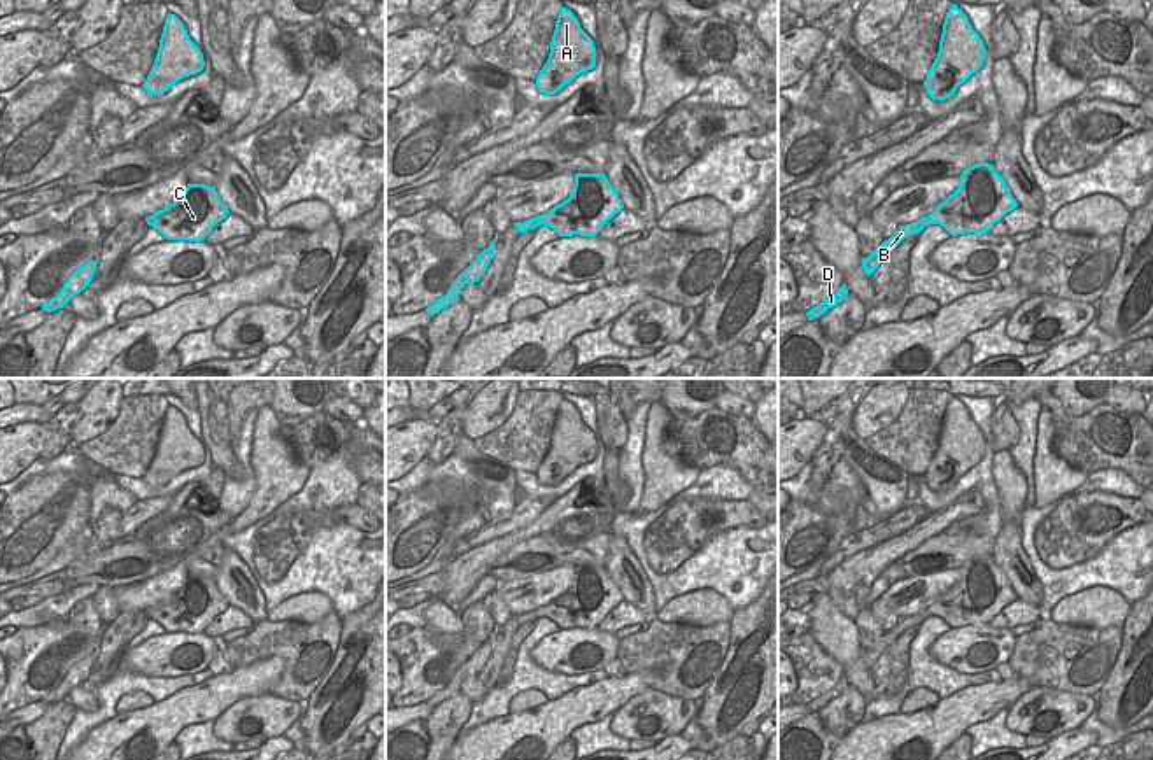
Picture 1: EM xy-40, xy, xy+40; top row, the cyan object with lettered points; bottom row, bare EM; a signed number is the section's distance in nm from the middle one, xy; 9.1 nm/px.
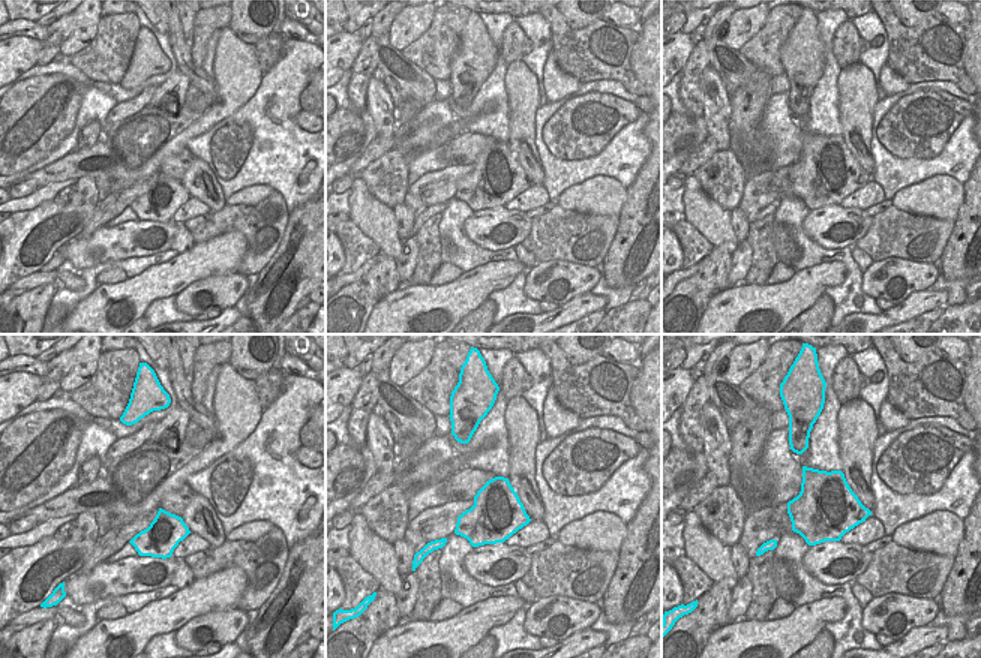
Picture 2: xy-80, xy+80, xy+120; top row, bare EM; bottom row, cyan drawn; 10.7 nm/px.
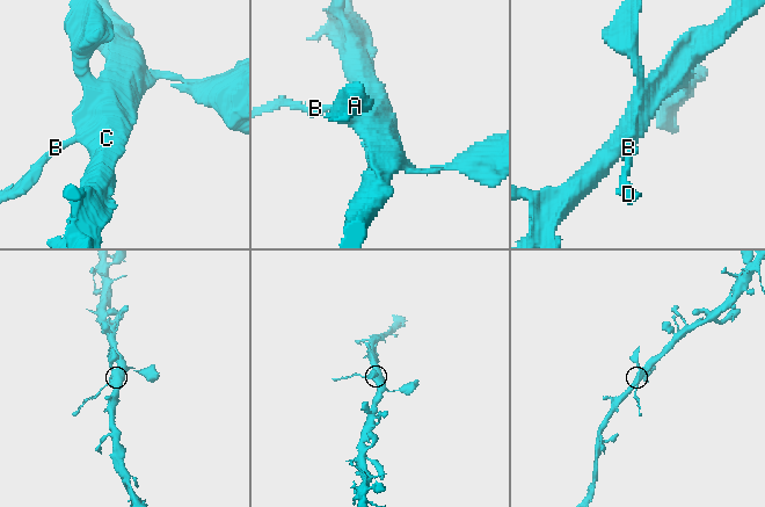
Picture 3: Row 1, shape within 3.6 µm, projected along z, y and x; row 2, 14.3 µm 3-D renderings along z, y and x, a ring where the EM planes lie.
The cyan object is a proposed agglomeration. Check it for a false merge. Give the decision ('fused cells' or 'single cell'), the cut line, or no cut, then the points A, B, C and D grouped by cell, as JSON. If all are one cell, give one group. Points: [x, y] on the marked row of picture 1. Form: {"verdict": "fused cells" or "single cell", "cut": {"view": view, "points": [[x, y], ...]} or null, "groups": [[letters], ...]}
{"verdict": "fused cells", "cut": {"view": "xy", "points": [[526, 221], [540, 225]]}, "groups": [["A", "C"], ["B", "D"]]}

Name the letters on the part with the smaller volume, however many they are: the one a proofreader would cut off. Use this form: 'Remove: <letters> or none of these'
Remove: B, D

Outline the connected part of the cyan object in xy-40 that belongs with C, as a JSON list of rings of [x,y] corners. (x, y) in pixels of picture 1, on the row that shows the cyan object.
[[[187,184],[184,193],[163,210],[145,217],[166,240],[202,242],[230,210],[216,187]]]

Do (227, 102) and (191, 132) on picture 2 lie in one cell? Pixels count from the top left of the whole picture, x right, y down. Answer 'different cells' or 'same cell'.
same cell

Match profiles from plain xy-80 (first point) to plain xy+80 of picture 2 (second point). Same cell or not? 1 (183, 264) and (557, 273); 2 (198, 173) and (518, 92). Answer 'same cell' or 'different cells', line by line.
1: different cells
2: same cell

